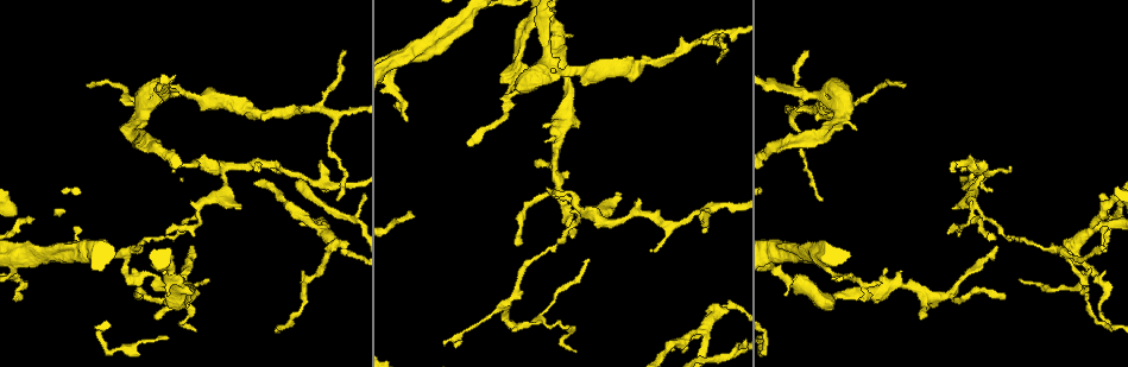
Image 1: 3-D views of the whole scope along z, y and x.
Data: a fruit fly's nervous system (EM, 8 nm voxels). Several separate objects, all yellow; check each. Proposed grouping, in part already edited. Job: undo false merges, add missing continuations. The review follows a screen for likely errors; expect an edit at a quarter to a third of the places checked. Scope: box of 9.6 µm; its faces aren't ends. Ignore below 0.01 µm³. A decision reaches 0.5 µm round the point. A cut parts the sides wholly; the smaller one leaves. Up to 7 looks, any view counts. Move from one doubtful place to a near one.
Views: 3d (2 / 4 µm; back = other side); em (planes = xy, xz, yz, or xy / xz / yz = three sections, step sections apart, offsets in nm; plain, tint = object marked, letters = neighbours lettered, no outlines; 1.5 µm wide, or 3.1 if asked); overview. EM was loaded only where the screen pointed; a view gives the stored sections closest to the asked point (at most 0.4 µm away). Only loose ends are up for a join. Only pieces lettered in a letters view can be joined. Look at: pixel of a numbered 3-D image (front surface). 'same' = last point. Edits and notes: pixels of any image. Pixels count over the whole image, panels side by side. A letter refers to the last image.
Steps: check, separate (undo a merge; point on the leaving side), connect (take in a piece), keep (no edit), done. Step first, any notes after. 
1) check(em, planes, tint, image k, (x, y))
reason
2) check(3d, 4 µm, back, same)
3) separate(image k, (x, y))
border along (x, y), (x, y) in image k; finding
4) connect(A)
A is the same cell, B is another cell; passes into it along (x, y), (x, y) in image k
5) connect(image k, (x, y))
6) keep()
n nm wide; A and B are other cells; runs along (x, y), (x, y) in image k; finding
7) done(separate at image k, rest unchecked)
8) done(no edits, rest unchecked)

check(3d, 2 µm, image 1, (1100, 247))
thin end

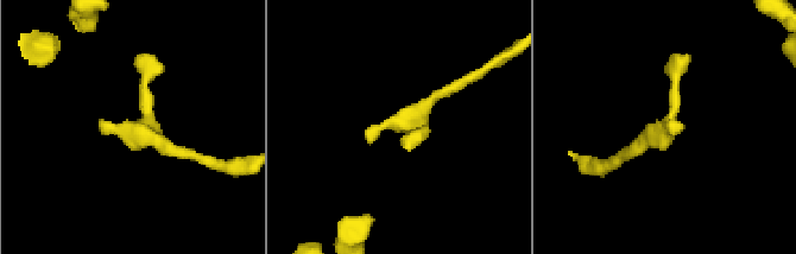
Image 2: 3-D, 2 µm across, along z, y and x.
check(em, yz, step 8, tint, image 2, (368, 136))
need the tissue

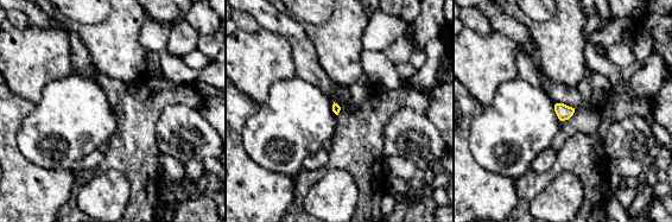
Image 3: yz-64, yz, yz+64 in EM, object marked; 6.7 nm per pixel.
check(em, planes, letters, same)

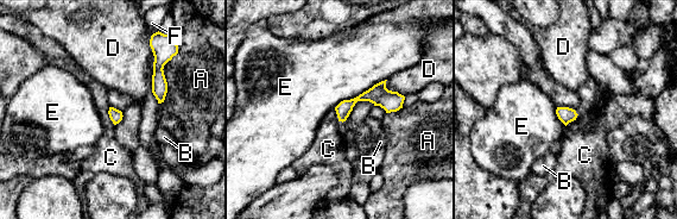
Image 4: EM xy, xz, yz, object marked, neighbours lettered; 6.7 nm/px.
keep()
A, B, C, D, E and F are other cells; runs along (400, 98), (362, 97), (339, 111) in image 4; no lettered piece goes on from it

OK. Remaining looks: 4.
check(3d, 4 µm, image 1, (1106, 284))

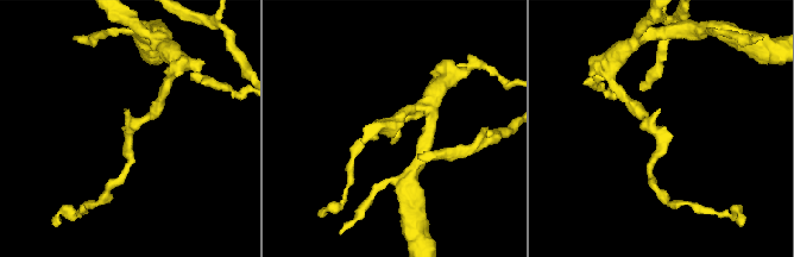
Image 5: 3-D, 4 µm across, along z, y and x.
check(em, xz, step 4, letters, image 5, (656, 133))

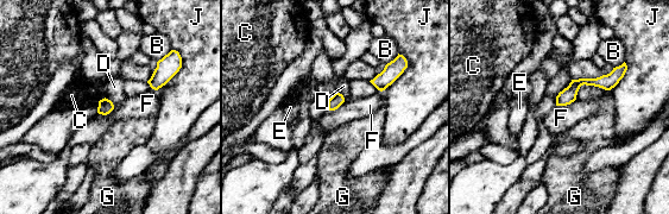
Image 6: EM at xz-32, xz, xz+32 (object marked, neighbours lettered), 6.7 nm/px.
check(em, planes, letters, same)
cut it another way

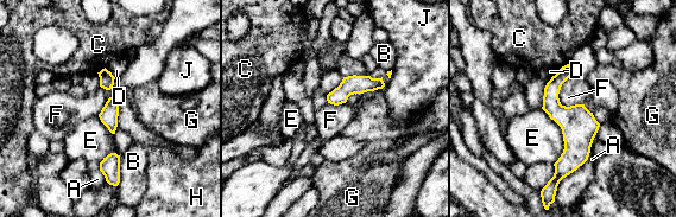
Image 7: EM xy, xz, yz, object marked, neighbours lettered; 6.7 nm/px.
keep()
120 nm wide; A, B, C, D, E, F, G, H and J are other cells; border along (542, 108), (562, 134), (554, 164) in image 7; continuous, no second neuron

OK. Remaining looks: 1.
done(no edits, rest unchecked)

